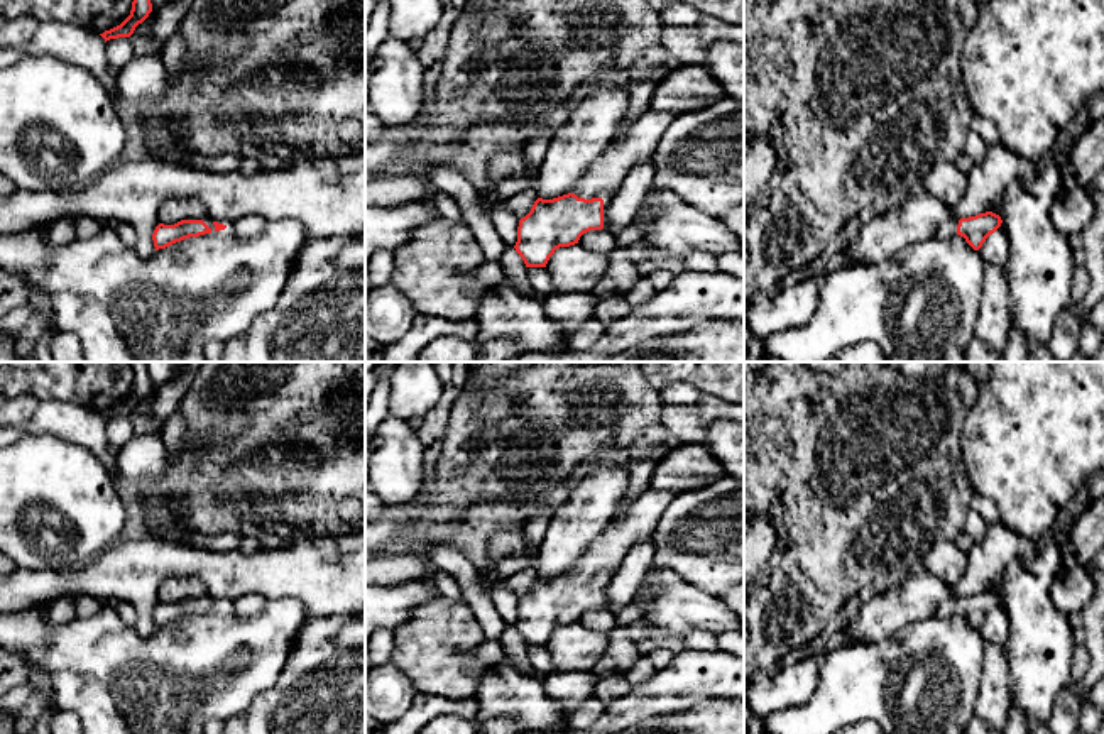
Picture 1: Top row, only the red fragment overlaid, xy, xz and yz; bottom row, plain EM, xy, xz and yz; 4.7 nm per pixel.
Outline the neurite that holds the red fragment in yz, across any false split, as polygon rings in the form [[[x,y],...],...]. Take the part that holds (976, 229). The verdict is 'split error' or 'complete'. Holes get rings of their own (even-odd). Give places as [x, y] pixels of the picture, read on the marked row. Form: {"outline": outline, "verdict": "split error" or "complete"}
{"outline": [[[992,211],[979,213],[969,218],[947,218],[937,230],[935,237],[948,238],[960,235],[965,242],[979,250],[986,238],[1001,227],[1003,220]]], "verdict": "split error"}

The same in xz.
{"outline": [[[648,112],[620,140],[612,140],[568,194],[538,198],[519,220],[516,252],[526,267],[546,267],[560,247],[578,244],[590,230],[604,228],[604,198],[622,184],[634,164],[653,162],[658,144],[676,115]]], "verdict": "split error"}

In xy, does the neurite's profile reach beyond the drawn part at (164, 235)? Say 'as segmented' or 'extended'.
extended

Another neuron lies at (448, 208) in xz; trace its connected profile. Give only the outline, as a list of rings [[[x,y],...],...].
[[[433,189],[429,198],[433,200],[434,206],[440,210],[441,218],[450,220],[450,222],[463,220],[462,210],[458,203],[453,200],[453,196],[443,191]]]

